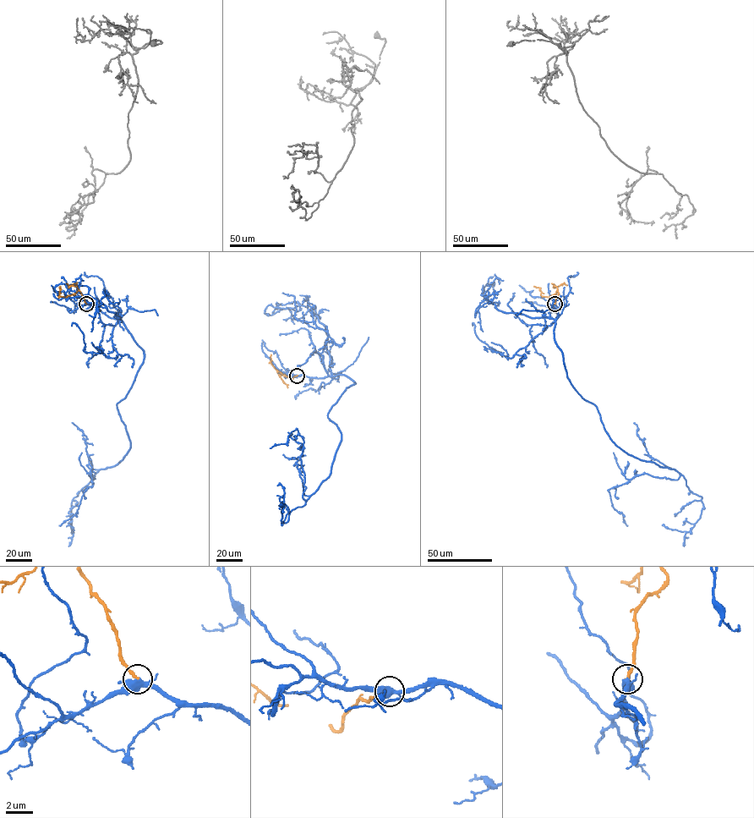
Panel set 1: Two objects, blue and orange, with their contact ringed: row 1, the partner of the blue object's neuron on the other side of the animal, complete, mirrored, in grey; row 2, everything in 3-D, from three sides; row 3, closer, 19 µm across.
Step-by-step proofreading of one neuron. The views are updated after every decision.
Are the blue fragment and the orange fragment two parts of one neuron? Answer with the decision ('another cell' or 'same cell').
same cell

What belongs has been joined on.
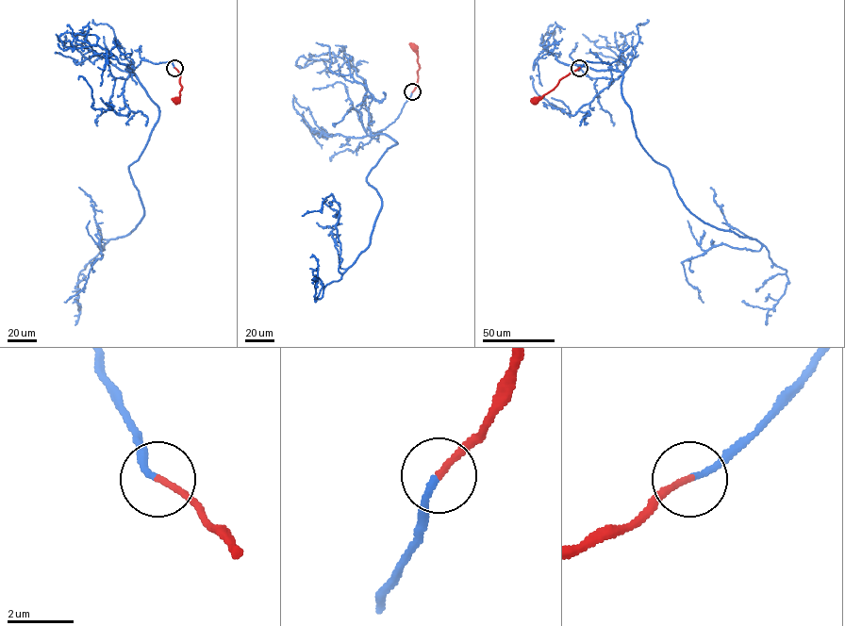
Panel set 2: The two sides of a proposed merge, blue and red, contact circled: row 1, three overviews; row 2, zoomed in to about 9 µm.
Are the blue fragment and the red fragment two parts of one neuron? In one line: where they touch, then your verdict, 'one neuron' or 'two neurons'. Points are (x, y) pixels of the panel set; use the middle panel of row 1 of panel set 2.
(412, 91) | one neuron

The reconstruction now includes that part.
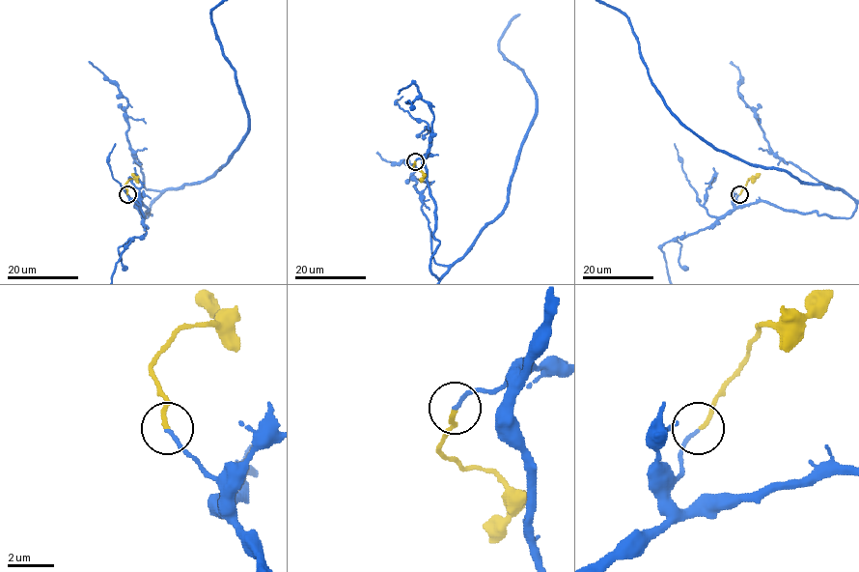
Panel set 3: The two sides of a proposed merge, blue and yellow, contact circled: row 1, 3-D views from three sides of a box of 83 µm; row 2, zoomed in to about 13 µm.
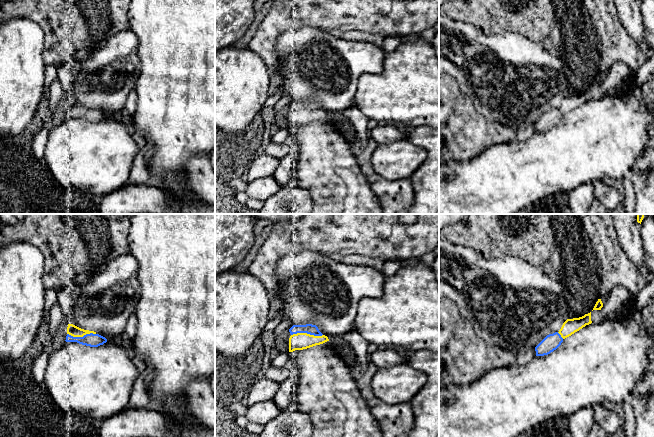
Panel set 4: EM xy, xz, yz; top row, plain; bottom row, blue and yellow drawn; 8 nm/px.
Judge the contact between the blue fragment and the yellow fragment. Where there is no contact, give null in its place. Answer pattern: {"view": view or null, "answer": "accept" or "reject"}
{"view": "xz", "answer": "accept"}

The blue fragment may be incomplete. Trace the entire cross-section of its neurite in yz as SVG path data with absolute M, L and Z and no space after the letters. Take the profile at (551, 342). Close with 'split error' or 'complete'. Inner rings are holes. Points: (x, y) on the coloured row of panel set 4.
M591 312L579 318L567 319L558 332L547 335L536 347L536 356L548 355L556 350L563 340L586 325L591 324Z | split error

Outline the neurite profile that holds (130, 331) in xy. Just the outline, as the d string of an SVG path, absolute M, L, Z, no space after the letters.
M132 315L126 324L124 333L123 333L123 342L131 342L137 334L138 320L136 315Z

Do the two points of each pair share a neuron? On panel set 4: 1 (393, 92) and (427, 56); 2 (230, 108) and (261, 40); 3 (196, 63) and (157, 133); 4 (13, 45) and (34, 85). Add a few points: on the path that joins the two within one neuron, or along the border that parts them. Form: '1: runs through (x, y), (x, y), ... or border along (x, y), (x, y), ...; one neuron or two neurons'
1: runs through (402, 83), (418, 65); one neuron
2: border along (248, 48), (263, 60), (269, 72); two neurons
3: runs through (196, 80), (196, 93), (174, 116); one neuron
4: runs through (13, 55), (13, 64), (24, 75); one neuron

